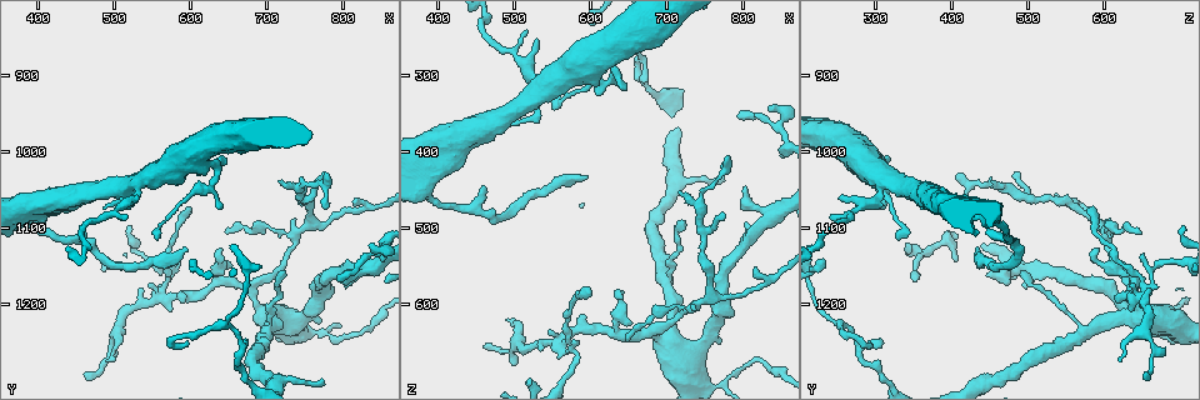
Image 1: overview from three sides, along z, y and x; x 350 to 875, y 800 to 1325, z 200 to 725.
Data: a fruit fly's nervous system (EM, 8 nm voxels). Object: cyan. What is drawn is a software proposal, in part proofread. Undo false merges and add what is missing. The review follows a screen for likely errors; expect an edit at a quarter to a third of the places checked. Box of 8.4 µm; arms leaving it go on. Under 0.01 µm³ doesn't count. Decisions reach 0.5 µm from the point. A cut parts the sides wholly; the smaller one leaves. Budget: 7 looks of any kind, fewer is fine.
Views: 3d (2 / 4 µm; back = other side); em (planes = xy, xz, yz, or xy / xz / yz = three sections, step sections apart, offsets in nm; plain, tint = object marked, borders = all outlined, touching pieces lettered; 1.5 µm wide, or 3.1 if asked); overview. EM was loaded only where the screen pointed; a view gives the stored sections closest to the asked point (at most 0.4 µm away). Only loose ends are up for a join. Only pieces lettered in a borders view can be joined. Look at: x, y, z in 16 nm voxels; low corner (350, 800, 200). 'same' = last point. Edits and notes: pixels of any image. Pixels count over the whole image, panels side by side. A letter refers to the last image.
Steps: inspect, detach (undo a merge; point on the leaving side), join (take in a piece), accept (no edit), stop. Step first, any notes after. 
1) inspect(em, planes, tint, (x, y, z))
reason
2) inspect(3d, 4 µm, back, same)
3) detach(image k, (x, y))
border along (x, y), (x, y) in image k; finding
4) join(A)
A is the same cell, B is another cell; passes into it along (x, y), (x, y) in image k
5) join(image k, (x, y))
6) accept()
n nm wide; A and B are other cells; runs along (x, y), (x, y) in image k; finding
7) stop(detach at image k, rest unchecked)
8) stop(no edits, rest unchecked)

inspect(3d, 4 µm, back, (490, 1275, 620))
branch stops here

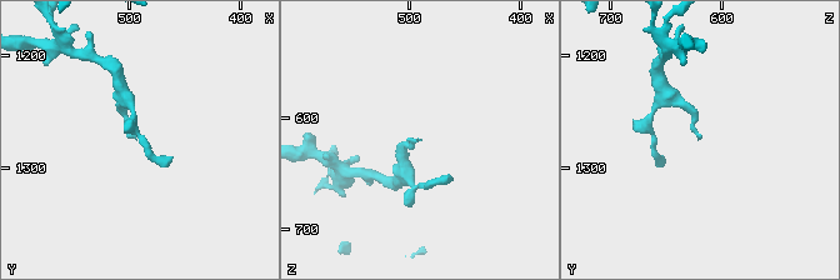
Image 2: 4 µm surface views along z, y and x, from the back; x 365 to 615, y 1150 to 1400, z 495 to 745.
inspect(em, xz, step 8, borders, (494, 1276, 620))
need the tissue

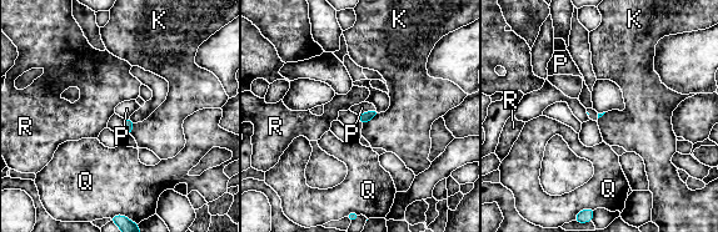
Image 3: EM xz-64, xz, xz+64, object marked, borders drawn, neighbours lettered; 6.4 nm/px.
inspect(em, yz, step 4, borders, same)

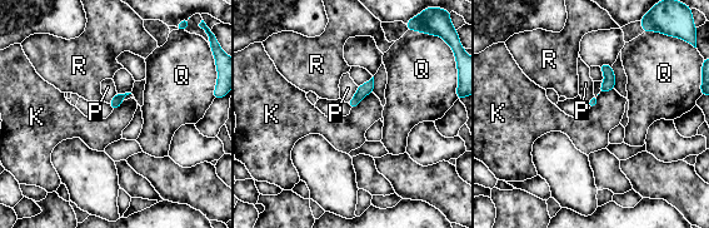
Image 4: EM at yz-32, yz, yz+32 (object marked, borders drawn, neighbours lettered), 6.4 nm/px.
accept()
K touches over 220 nm; K, P, Q and R are other cells; runs along (604, 67), (608, 84), (592, 103) in image 4; no lettered piece goes on from it

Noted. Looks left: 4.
inspect(em, planes, tint, (640, 1170, 640))
abrupt turn

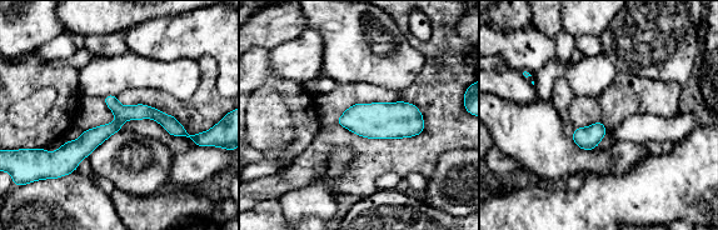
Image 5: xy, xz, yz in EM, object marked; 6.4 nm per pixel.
inspect(em, planes, borders, same)

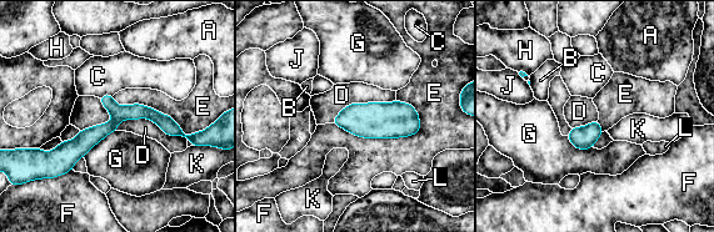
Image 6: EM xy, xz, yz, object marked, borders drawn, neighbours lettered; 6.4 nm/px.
accept()
100 nm wide; A, B, C, D, E, F, G, H, J, K and L are other cells; one neuron here

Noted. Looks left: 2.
inspect(em, xy, step 8, borders, (645, 1010, 320))
an open end

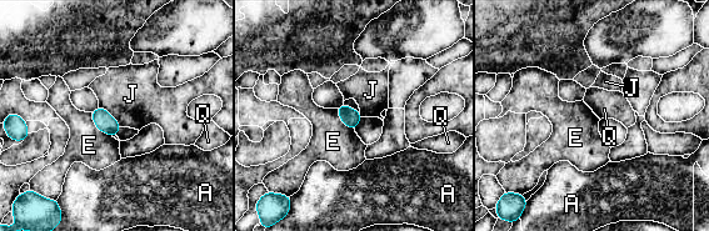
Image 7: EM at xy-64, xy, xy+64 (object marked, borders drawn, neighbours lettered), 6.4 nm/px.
accept()
A, E, J and Q are other cells; none of them fits

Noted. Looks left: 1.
stop(no edits, rest unchecked)

